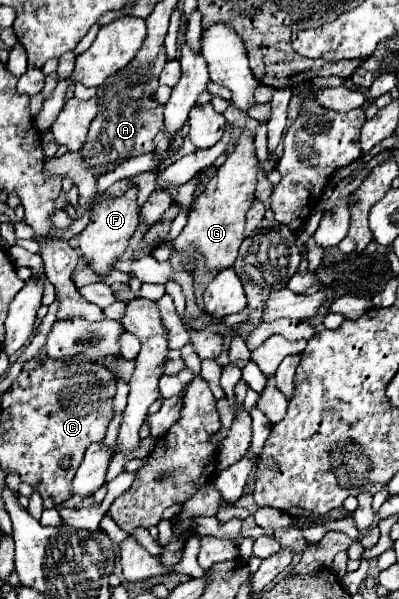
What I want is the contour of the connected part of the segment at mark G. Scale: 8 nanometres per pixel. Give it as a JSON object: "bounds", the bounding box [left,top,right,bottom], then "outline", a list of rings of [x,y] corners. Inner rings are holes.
{"bounds":[174,130,258,270],"outline":[[[244,130],[236,138],[236,146],[228,152],[226,162],[218,168],[216,176],[206,184],[202,194],[196,198],[188,224],[174,240],[174,246],[182,252],[188,246],[196,246],[200,256],[206,260],[208,270],[224,270],[230,268],[238,256],[238,248],[244,240],[244,224],[246,212],[250,210],[256,198],[256,176],[258,176],[258,156],[254,148],[254,134]]]}

